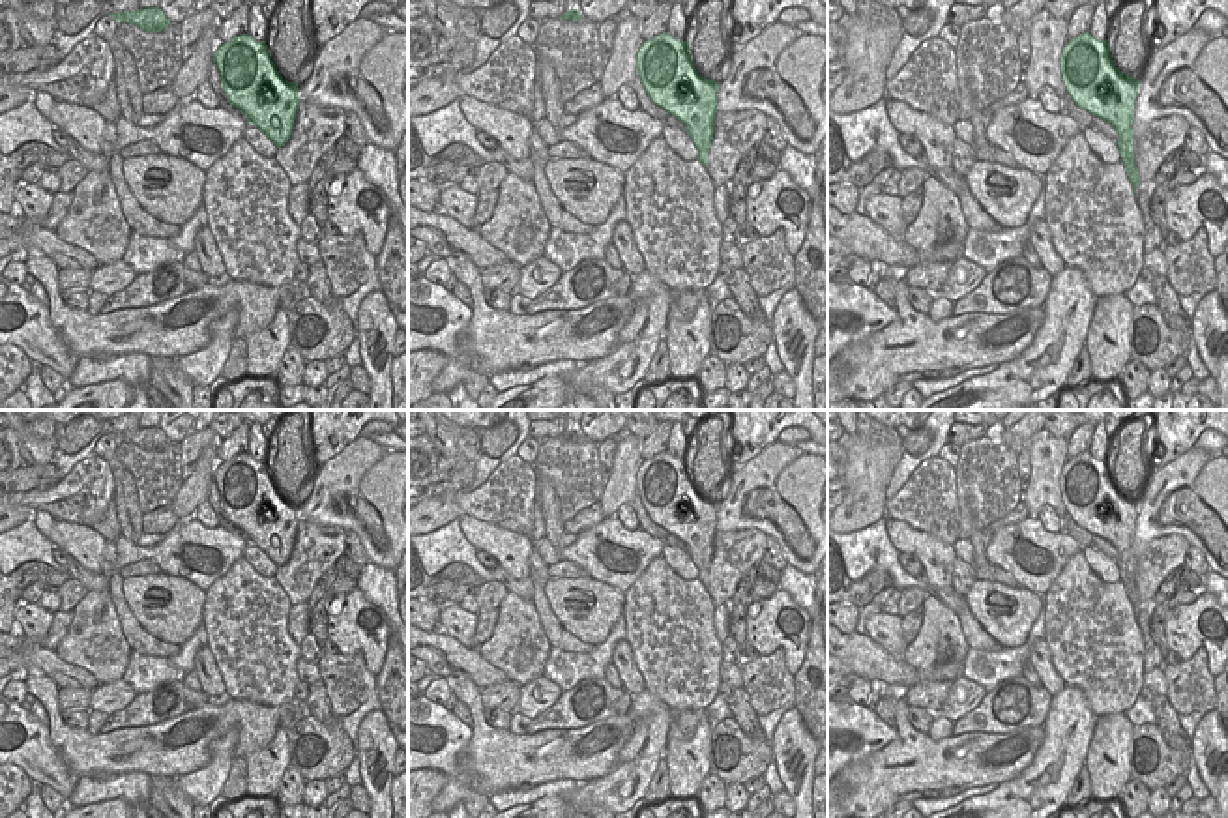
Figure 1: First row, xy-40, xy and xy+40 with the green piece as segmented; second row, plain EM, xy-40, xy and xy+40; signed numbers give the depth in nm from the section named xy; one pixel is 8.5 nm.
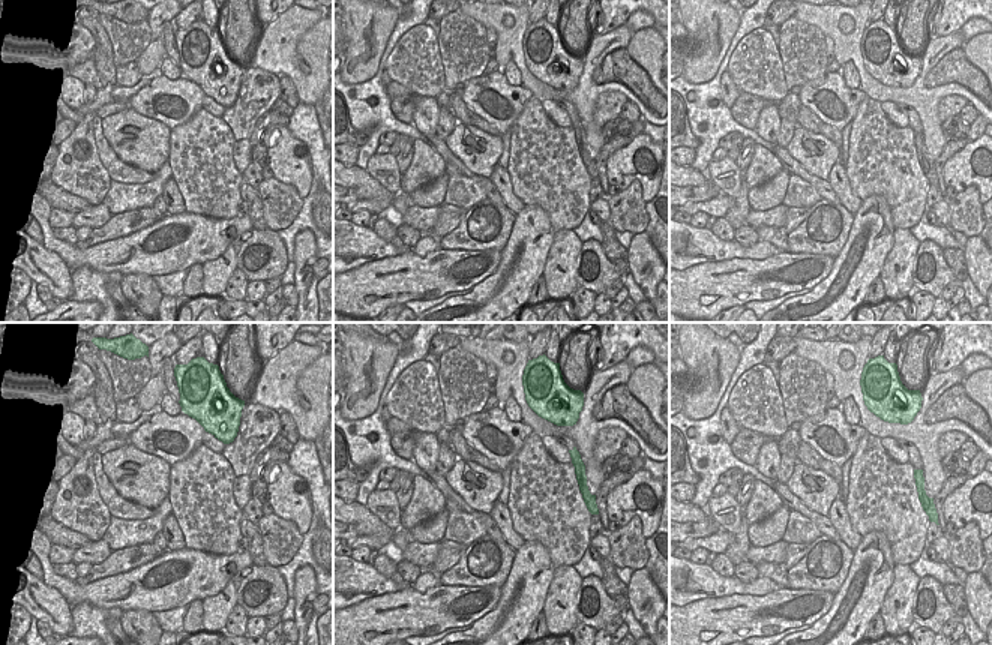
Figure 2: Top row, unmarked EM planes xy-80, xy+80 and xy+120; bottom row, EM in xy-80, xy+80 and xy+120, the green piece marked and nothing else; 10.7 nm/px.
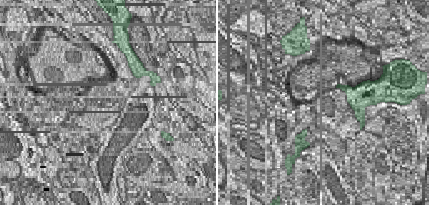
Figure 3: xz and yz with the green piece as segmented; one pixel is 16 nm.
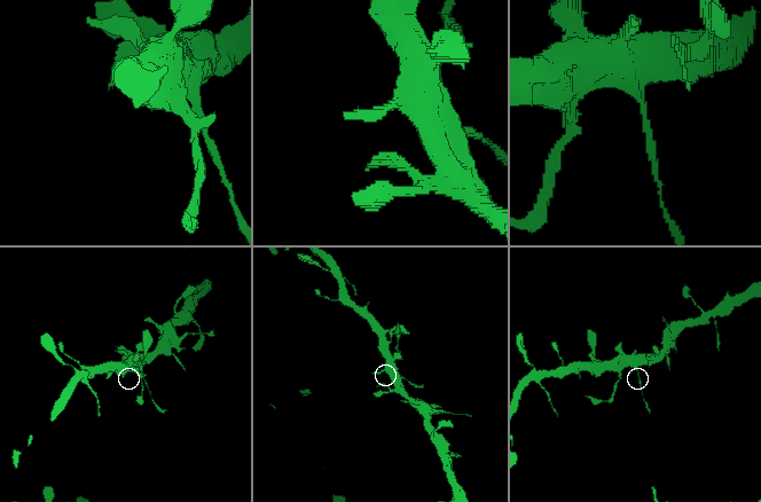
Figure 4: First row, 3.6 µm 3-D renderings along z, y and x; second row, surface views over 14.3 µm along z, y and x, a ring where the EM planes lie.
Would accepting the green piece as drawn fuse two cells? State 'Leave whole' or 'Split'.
Split

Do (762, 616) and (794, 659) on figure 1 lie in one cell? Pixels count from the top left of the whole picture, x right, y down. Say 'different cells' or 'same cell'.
same cell

